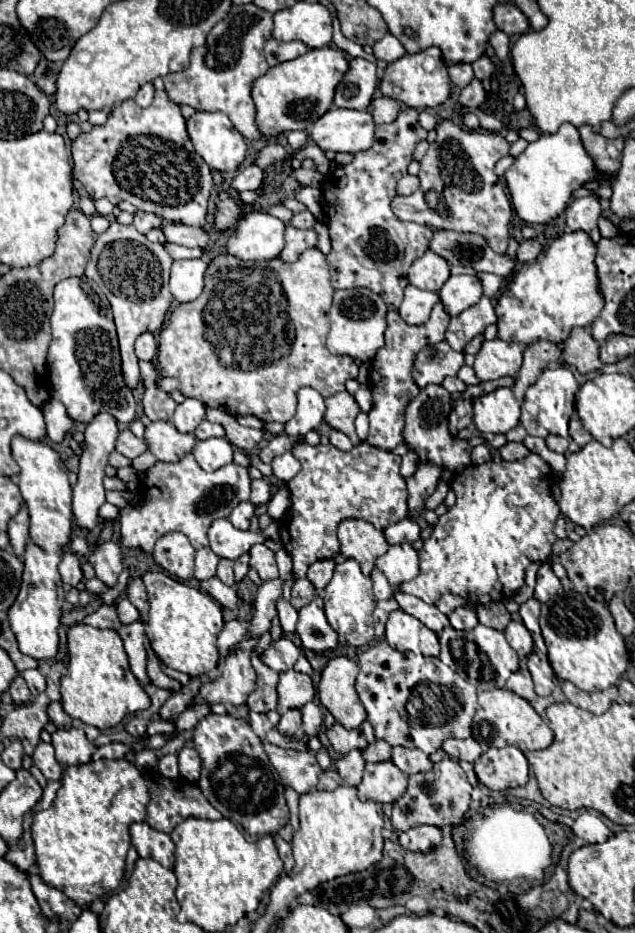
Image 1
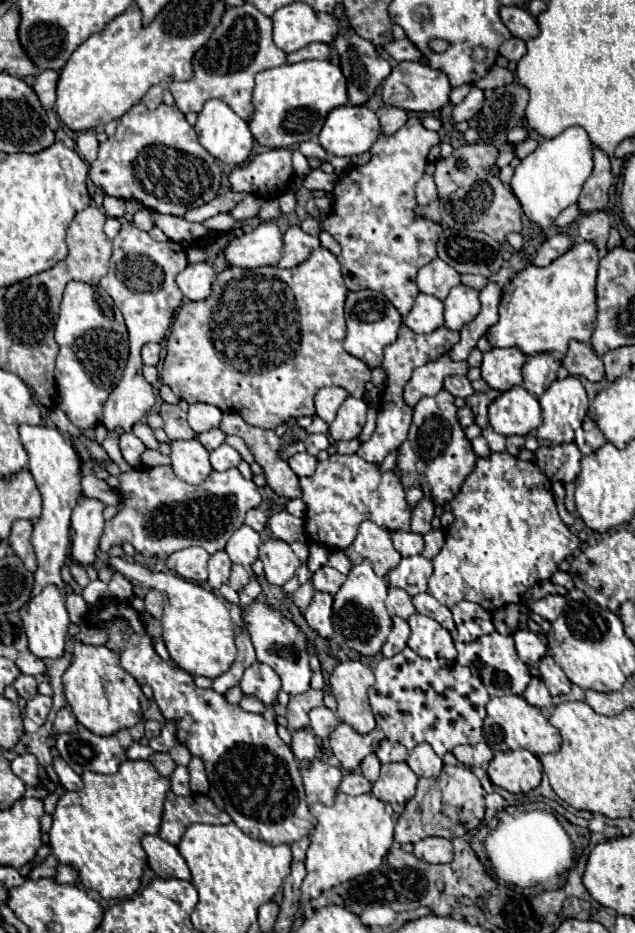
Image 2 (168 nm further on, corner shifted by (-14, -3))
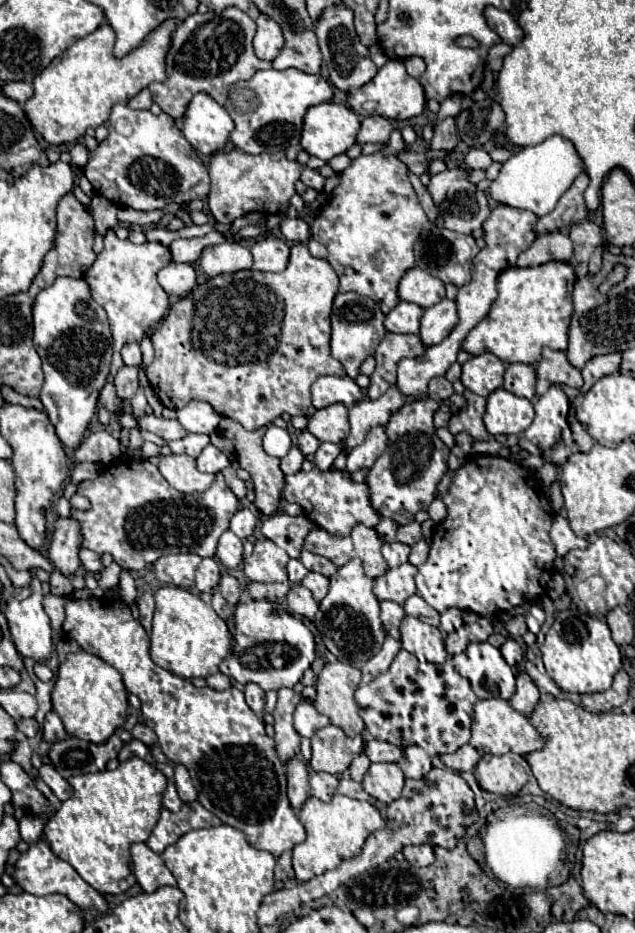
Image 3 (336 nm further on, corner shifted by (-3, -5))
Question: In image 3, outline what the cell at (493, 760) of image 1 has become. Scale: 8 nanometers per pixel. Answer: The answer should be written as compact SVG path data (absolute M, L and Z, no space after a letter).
M505 753L505 755L483 755L481 761L475 765L473 769L473 775L477 779L477 783L481 789L489 791L489 793L497 793L504 797L513 796L517 794L517 791L521 789L528 781L529 765L525 757L521 755L515 755L515 753Z

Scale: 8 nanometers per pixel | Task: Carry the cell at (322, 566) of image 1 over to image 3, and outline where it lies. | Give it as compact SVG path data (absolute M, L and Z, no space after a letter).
M307 573L307 577L301 581L311 593L313 593L313 599L319 603L325 595L327 595L327 589L329 589L329 579L321 573Z

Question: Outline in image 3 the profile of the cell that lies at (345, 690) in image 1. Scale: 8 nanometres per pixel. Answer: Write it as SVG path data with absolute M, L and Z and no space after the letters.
M337 660L332 663L327 663L327 665L321 669L321 673L319 673L319 677L317 677L317 685L315 685L315 689L317 689L317 697L315 697L315 701L313 701L315 709L317 709L319 713L327 715L333 725L341 727L347 737L355 737L355 735L359 735L359 733L365 729L365 723L363 723L363 719L359 717L359 707L357 707L355 697L353 697L353 693L355 693L355 689L359 687L361 679L361 671L352 663L343 663L343 661Z

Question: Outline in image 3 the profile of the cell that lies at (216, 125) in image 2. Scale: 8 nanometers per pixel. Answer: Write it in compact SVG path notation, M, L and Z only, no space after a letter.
M207 93L193 95L183 115L183 135L197 153L209 157L221 151L231 131L233 119L213 97Z

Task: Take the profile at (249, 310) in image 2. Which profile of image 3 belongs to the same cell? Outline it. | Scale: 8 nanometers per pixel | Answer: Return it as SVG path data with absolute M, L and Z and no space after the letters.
M301 243L291 245L289 265L281 273L243 269L207 279L171 305L159 327L151 333L155 359L145 375L169 409L181 409L189 401L201 399L229 419L239 421L247 431L269 425L283 413L305 415L311 405L311 385L319 375L345 375L343 365L331 357L331 305L337 295L339 277L325 259L317 259Z

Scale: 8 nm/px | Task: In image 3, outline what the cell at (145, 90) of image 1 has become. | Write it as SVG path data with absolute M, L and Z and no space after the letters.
M143 89L141 93L137 93L133 99L129 99L129 107L131 109L149 109L151 107L151 103L153 103L153 99L151 99L151 93L149 93L149 89Z

